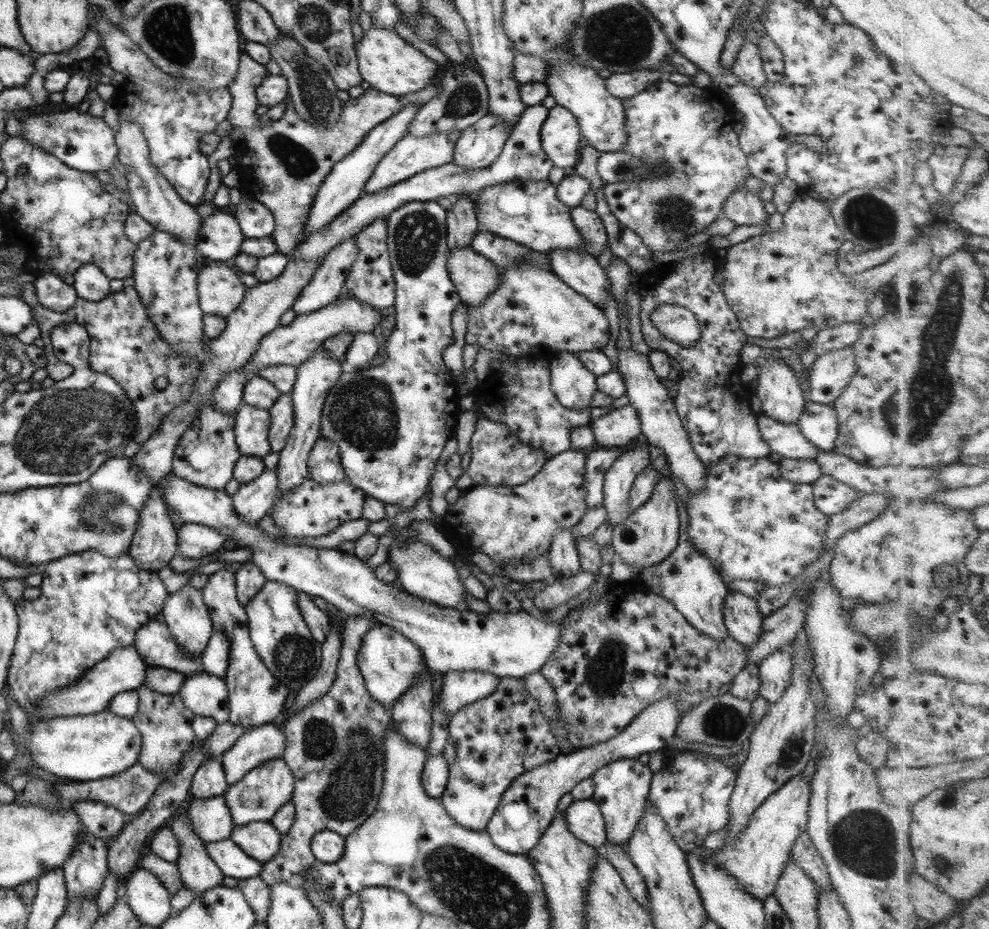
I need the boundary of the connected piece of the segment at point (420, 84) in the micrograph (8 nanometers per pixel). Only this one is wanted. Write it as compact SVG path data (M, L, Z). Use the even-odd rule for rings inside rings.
M370 28L363 32L362 39L355 47L358 72L361 80L370 88L391 96L403 96L417 92L427 85L436 83L440 76L438 64L411 47L393 30Z

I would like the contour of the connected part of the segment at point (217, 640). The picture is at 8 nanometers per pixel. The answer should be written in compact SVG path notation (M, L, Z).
M213 630L205 650L198 660L203 673L224 678L228 667L228 640L218 631Z

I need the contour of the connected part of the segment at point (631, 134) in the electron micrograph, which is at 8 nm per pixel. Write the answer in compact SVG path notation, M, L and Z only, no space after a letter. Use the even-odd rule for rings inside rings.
M665 79L620 101L624 114L623 150L633 156L644 157L645 161L664 161L668 173L647 181L603 184L604 201L609 212L623 227L631 229L641 239L641 244L652 253L665 254L715 222L722 214L724 201L740 188L740 183L749 175L746 156L739 148L738 131L733 131L737 116L729 106L723 105L719 93L692 85L677 86Z

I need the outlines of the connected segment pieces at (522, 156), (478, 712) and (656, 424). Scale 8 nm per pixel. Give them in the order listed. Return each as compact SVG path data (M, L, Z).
M540 104L525 107L519 115L516 123L512 126L511 132L502 146L497 158L485 168L469 170L468 168L447 163L441 166L428 168L418 172L397 184L389 185L387 188L378 190L373 194L361 194L352 202L337 218L334 218L328 226L320 228L306 238L299 241L295 256L291 261L299 259L316 259L327 254L330 248L341 244L344 240L355 236L364 226L377 219L384 219L396 208L409 202L435 201L437 198L447 198L453 196L458 198L462 194L475 194L482 188L493 186L494 184L509 184L513 179L545 181L549 176L549 171L554 167L548 156L540 145L540 128L547 116L548 109Z
M503 677L489 696L466 704L448 718L448 739L443 749L443 759L449 769L447 784L440 797L443 810L461 828L484 831L493 816L500 797L511 785L512 780L559 755L558 742L551 733L550 724L543 716L537 701L524 689L523 679Z
M631 348L618 351L617 350L617 364L618 371L621 372L622 379L626 391L624 394L628 397L628 404L633 407L633 410L637 412L637 418L639 418L639 430L641 430L641 441L647 446L655 446L663 450L666 456L666 460L669 463L669 470L672 476L676 476L684 484L688 490L688 494L692 495L697 489L701 488L703 479L705 476L704 464L697 458L696 453L692 450L690 445L688 434L685 433L684 427L681 425L681 420L676 414L675 406L672 403L672 399L669 398L667 391L661 383L659 383L658 376L653 372L651 365L649 365L648 359L643 354L638 354Z

